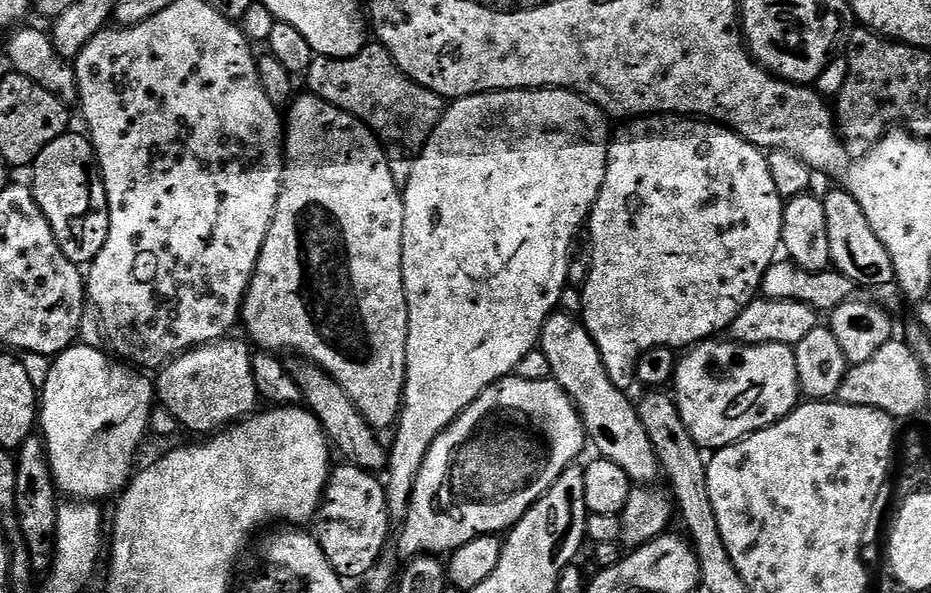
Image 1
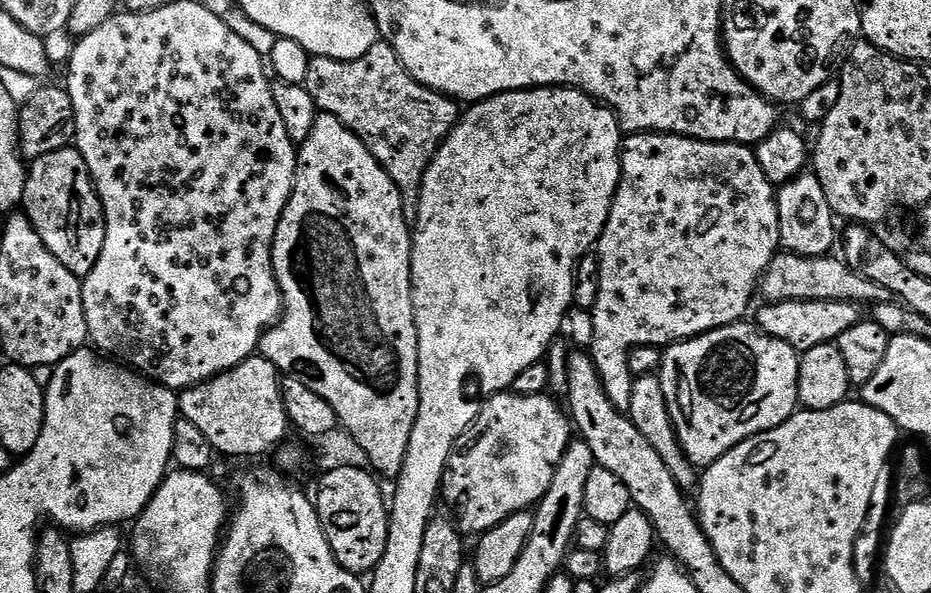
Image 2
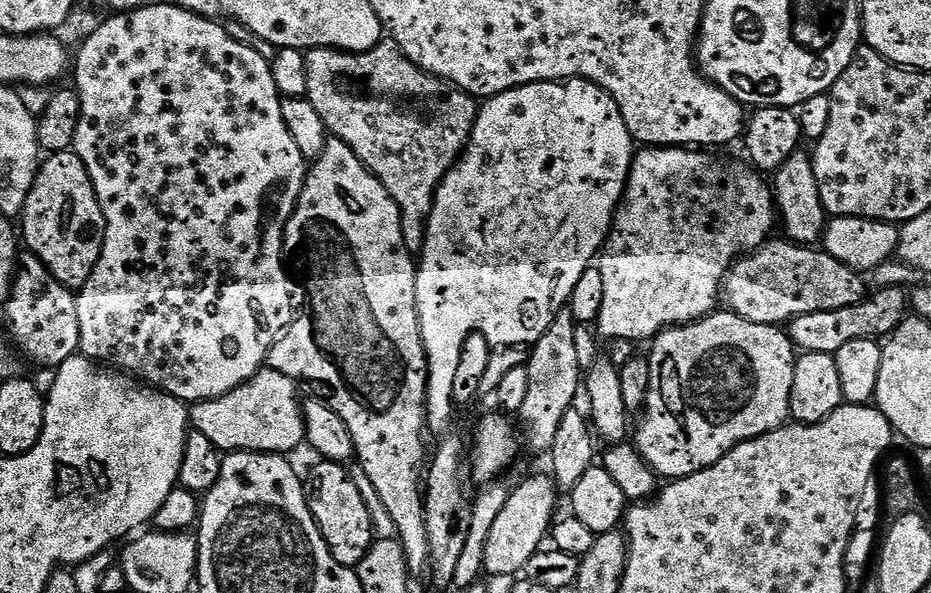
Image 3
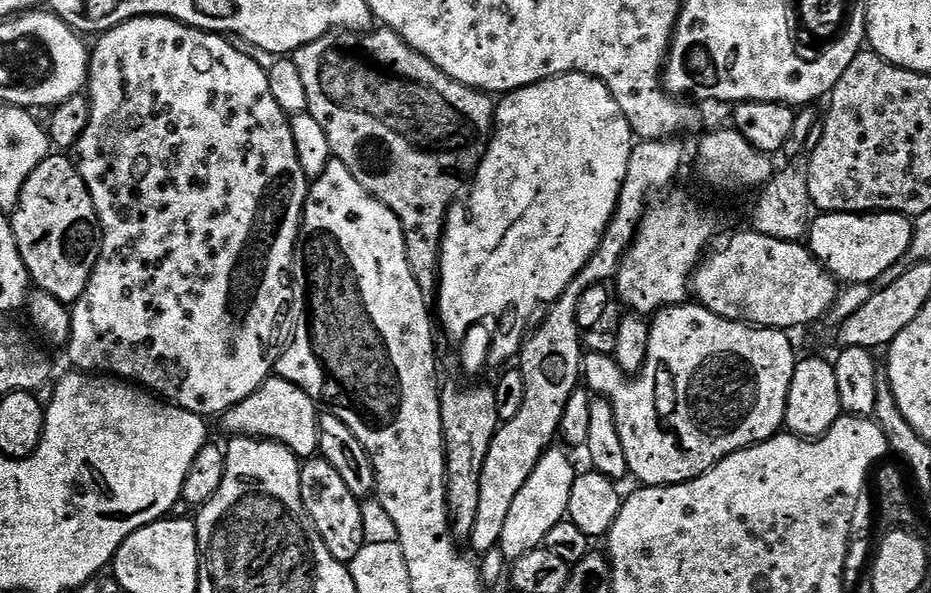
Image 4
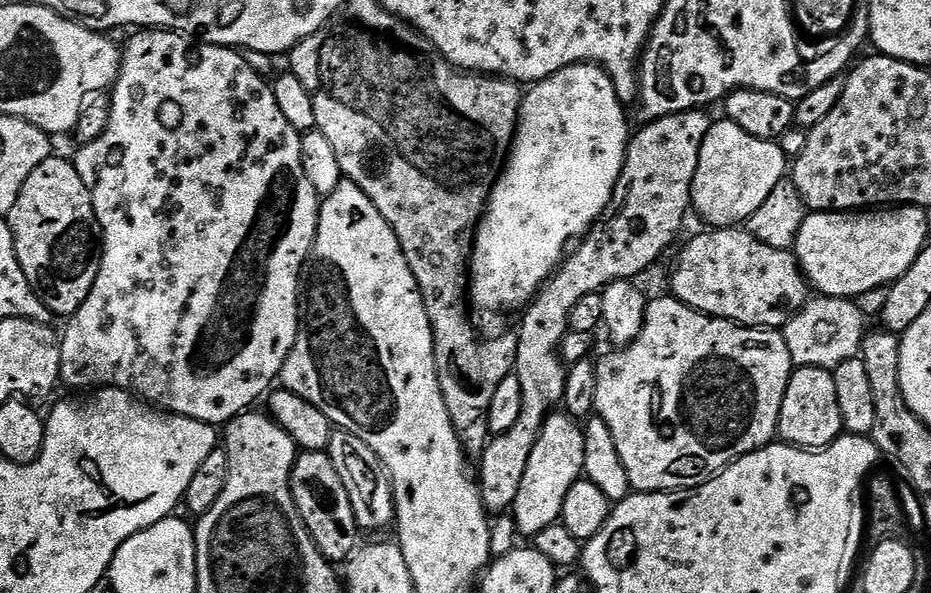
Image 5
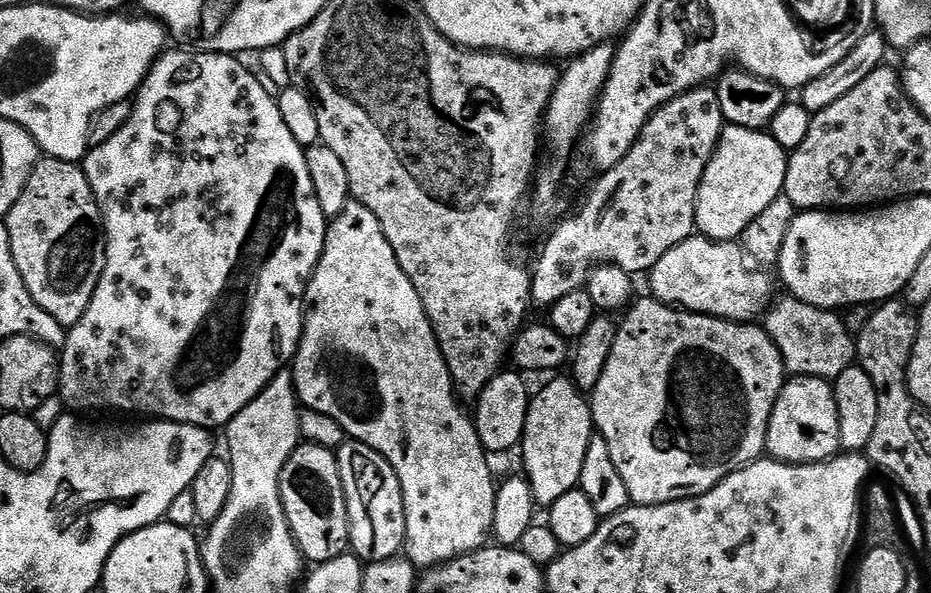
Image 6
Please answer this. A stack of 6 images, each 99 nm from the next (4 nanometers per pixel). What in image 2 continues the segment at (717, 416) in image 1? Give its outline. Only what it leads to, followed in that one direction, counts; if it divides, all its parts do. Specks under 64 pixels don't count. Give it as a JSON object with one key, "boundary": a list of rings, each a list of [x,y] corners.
{"boundary":[[[748,322],[728,324],[724,328],[715,328],[701,336],[682,340],[679,344],[667,345],[663,349],[658,369],[658,375],[662,382],[662,394],[666,394],[666,406],[670,412],[676,437],[680,440],[680,446],[693,466],[712,464],[718,458],[722,458],[722,454],[730,451],[735,444],[740,444],[742,441],[751,438],[751,436],[757,436],[759,432],[765,432],[771,428],[778,427],[782,422],[786,422],[793,412],[797,411],[800,403],[800,399],[798,398],[798,374],[800,373],[801,353],[790,347],[786,342],[782,342],[778,338],[770,338],[765,332],[761,332],[759,327],[753,326],[751,323],[749,324]]]}

